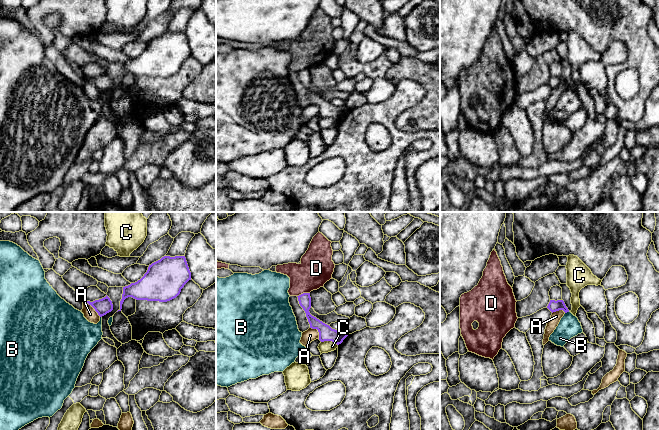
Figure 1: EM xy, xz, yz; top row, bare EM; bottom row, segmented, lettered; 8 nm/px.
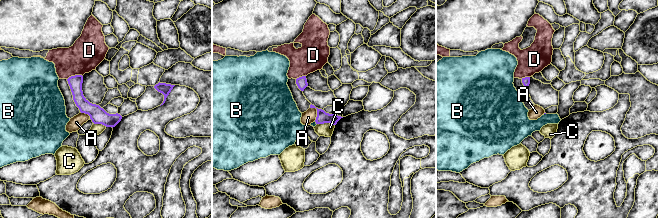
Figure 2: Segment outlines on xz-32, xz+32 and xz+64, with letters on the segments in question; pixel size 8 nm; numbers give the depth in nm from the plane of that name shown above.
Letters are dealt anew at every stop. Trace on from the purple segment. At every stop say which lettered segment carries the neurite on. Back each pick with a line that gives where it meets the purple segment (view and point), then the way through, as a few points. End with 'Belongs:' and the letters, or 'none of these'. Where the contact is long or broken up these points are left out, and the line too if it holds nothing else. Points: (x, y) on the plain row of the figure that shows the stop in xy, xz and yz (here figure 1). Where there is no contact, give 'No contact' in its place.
Belongs: none of these

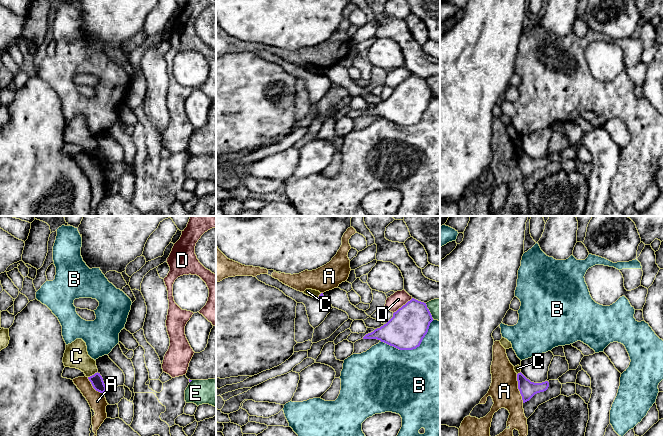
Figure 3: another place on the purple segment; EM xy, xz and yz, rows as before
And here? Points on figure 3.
Belongs: none of these

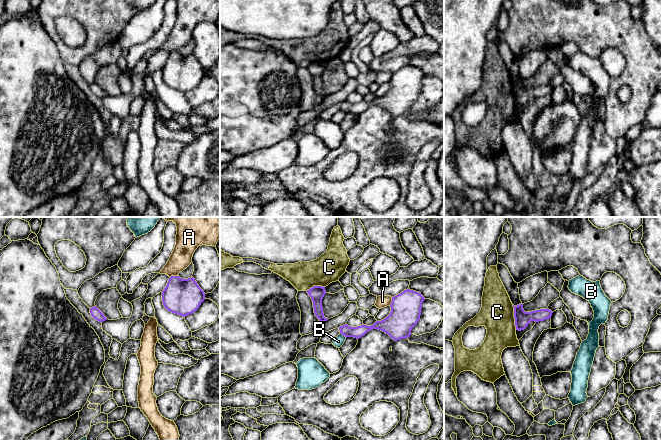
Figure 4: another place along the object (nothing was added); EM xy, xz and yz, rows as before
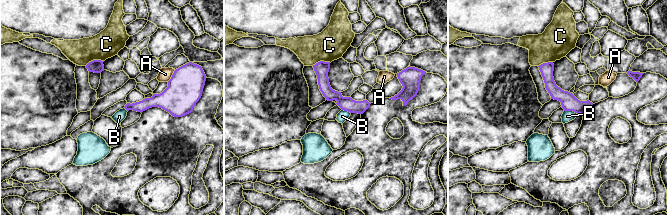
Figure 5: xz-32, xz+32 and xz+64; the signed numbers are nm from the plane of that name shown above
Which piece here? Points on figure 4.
Belongs: none of these

